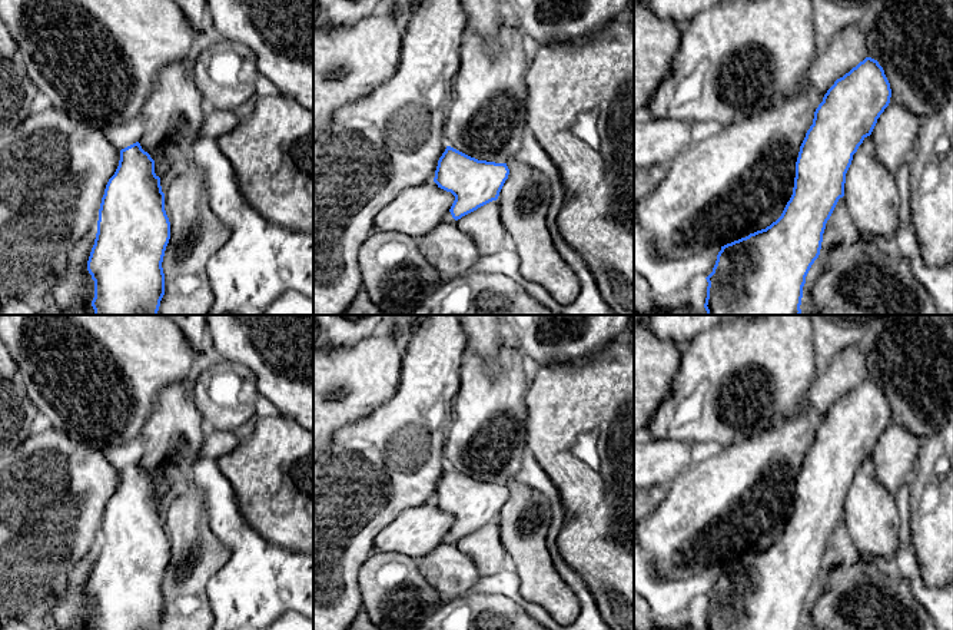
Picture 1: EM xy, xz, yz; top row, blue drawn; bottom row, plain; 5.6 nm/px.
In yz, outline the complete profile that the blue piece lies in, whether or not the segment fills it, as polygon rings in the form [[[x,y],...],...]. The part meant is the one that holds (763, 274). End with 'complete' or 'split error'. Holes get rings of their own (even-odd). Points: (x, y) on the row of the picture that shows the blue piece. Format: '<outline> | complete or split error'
[[[866,57],[827,90],[814,112],[796,162],[794,188],[781,216],[766,229],[721,246],[708,282],[707,315],[800,315],[806,276],[820,255],[823,233],[844,196],[853,155],[889,106],[890,83],[877,60]]] | complete

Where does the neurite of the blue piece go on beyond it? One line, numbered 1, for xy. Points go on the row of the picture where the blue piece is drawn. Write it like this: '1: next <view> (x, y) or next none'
1: next none

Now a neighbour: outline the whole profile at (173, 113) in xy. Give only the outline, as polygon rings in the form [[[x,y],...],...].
[[[190,63],[163,67],[143,109],[142,149],[155,160],[162,192],[193,163],[193,145],[200,137],[206,107]]]

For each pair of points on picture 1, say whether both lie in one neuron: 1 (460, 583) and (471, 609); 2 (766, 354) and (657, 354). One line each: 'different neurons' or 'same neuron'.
1: different neurons
2: different neurons

